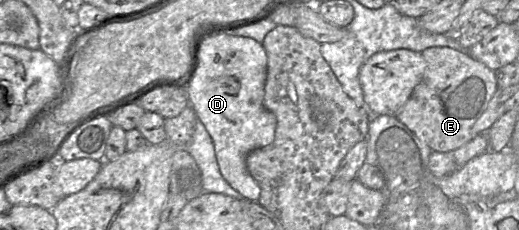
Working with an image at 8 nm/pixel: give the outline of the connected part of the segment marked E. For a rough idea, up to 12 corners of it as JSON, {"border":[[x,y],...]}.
{"border":[[434,46],[396,117],[432,151],[474,137],[498,89],[468,53]]}

